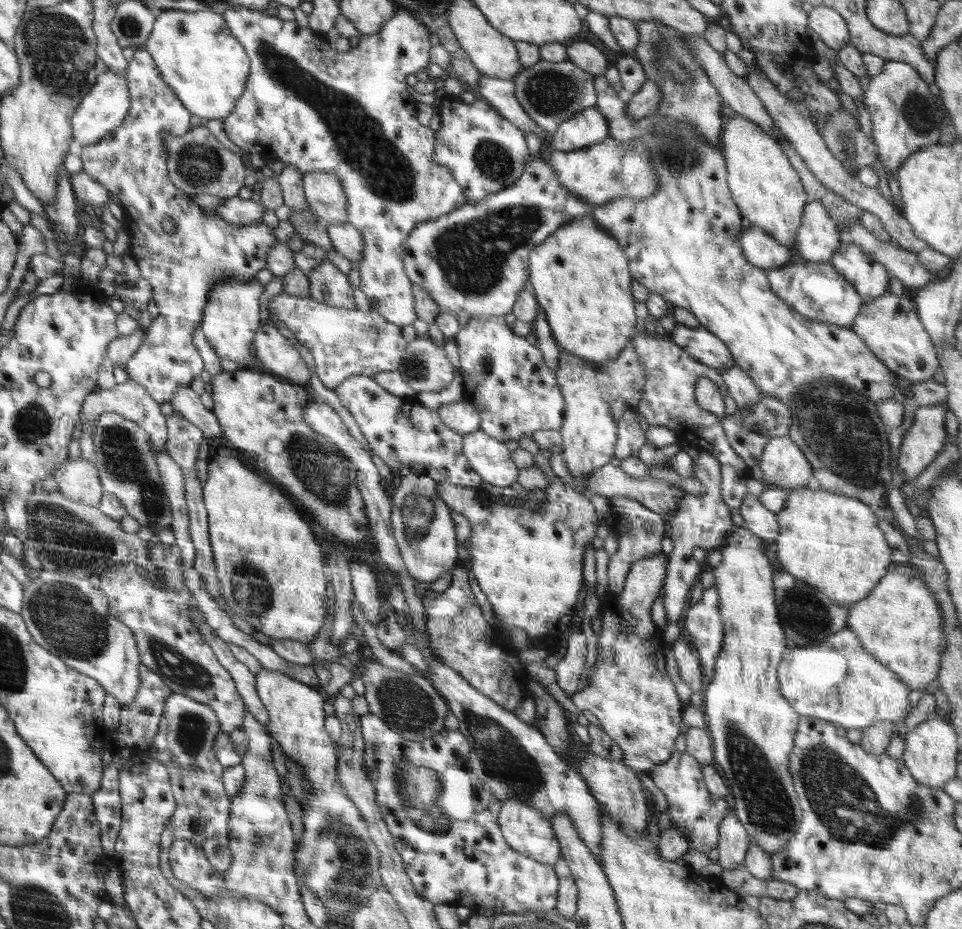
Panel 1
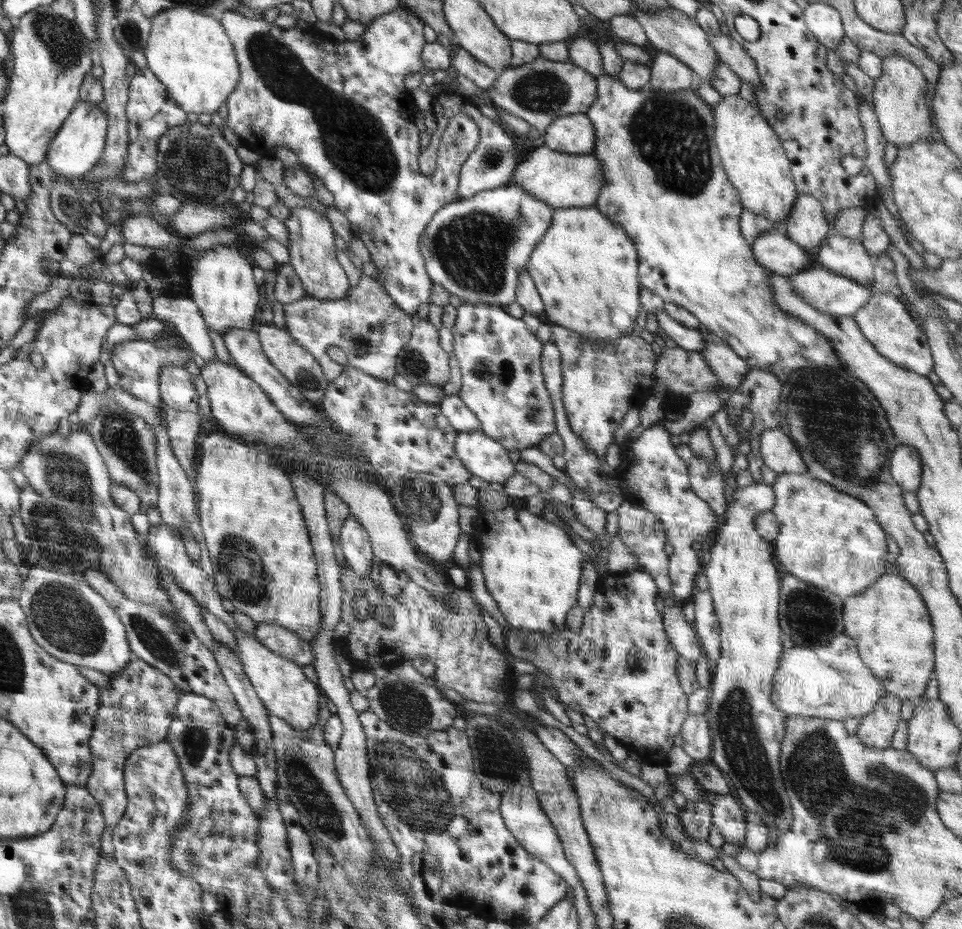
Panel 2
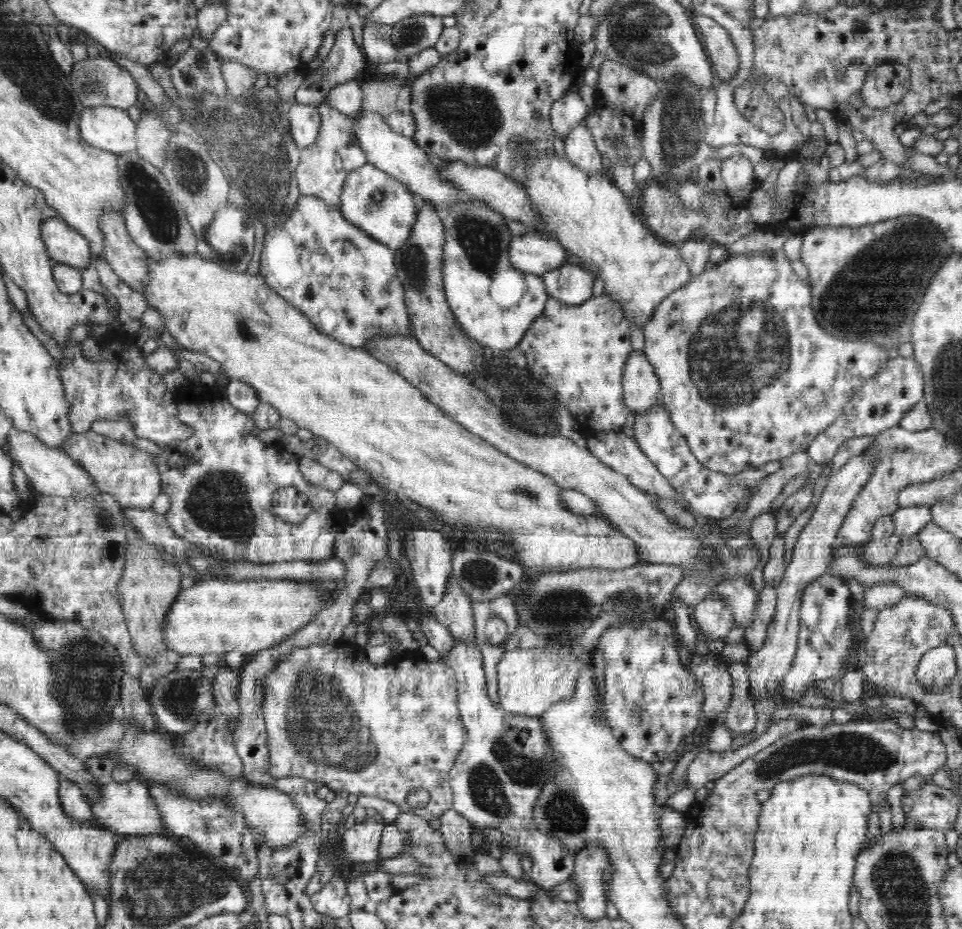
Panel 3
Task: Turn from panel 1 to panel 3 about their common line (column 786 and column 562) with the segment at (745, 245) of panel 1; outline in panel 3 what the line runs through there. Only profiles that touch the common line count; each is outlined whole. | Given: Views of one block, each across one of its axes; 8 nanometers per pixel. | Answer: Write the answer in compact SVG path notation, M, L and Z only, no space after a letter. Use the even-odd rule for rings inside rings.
M540 233L514 236L508 249L511 266L534 275L562 266L569 255L556 238Z

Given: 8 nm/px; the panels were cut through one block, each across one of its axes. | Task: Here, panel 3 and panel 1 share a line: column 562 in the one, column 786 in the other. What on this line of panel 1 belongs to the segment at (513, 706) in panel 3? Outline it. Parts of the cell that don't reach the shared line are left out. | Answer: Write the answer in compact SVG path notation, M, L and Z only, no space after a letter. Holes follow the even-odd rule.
M848 626L817 644L787 650L777 677L782 696L799 716L815 716L845 729L863 731L877 722L894 722L900 730L909 714L911 690L895 672L866 652Z

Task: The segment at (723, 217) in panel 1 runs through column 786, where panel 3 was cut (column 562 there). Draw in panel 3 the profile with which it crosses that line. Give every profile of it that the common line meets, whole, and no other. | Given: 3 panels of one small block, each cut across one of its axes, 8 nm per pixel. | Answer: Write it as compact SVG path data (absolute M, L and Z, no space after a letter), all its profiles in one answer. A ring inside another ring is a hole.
M604 294L592 296L584 304L566 306L549 296L544 312L526 330L518 345L532 375L558 392L559 403L572 412L584 438L618 432L624 428L628 416L633 413L624 403L623 371L633 349L629 322L623 310L610 297Z

